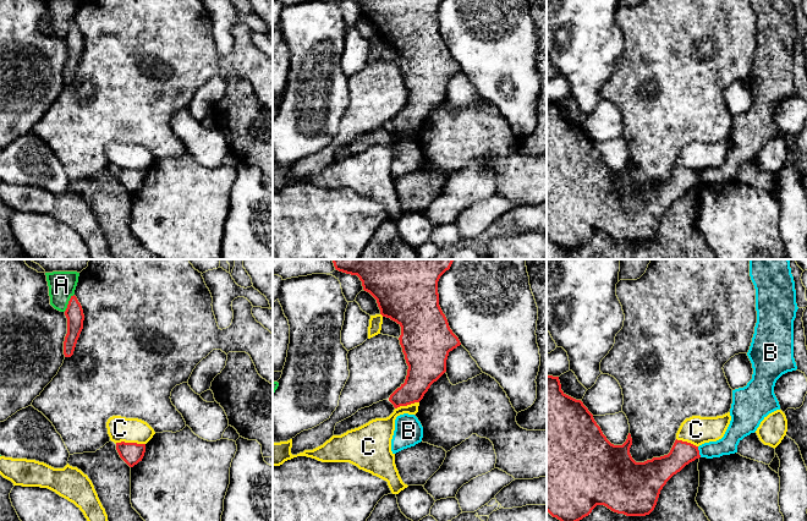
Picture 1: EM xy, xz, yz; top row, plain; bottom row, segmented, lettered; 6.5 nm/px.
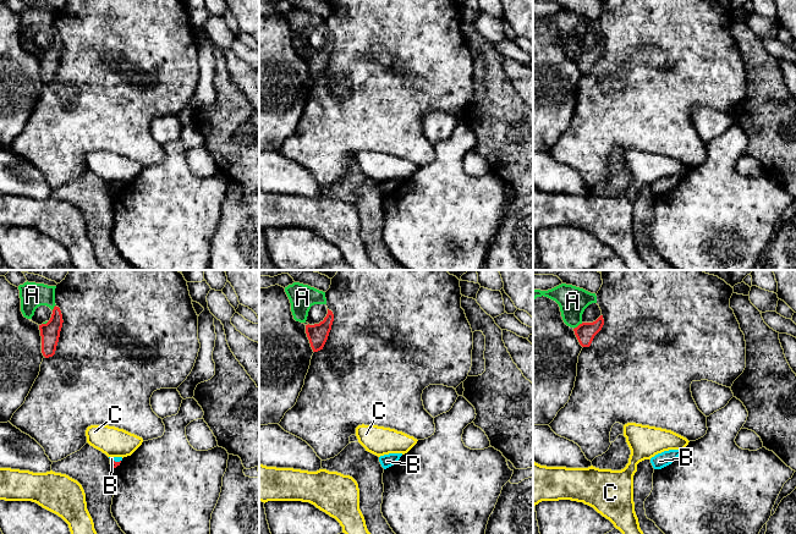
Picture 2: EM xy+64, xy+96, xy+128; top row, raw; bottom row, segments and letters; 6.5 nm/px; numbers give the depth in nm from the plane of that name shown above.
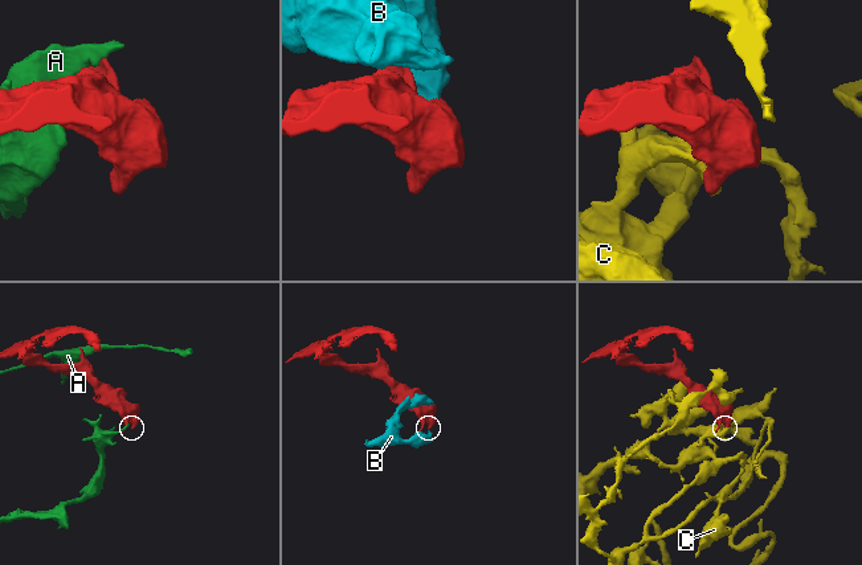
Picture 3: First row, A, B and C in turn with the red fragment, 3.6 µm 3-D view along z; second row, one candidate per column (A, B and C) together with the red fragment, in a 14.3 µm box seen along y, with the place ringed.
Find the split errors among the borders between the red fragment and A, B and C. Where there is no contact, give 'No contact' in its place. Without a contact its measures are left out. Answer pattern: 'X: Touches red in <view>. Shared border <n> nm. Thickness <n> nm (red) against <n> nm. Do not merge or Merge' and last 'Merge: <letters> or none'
A: Touches red in xy. Shared border 140 nm. Thickness 120 nm (red) against 180 nm. Do not merge
B: Touches red in yz. Shared border 80 nm. Thickness 160 nm (red) against 120 nm. Do not merge
C: Touches red in xy. Shared border 200 nm. Thickness 140 nm (red) against 160 nm. Do not merge
Merge: none

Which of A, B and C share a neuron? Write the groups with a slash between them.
A / B / C

